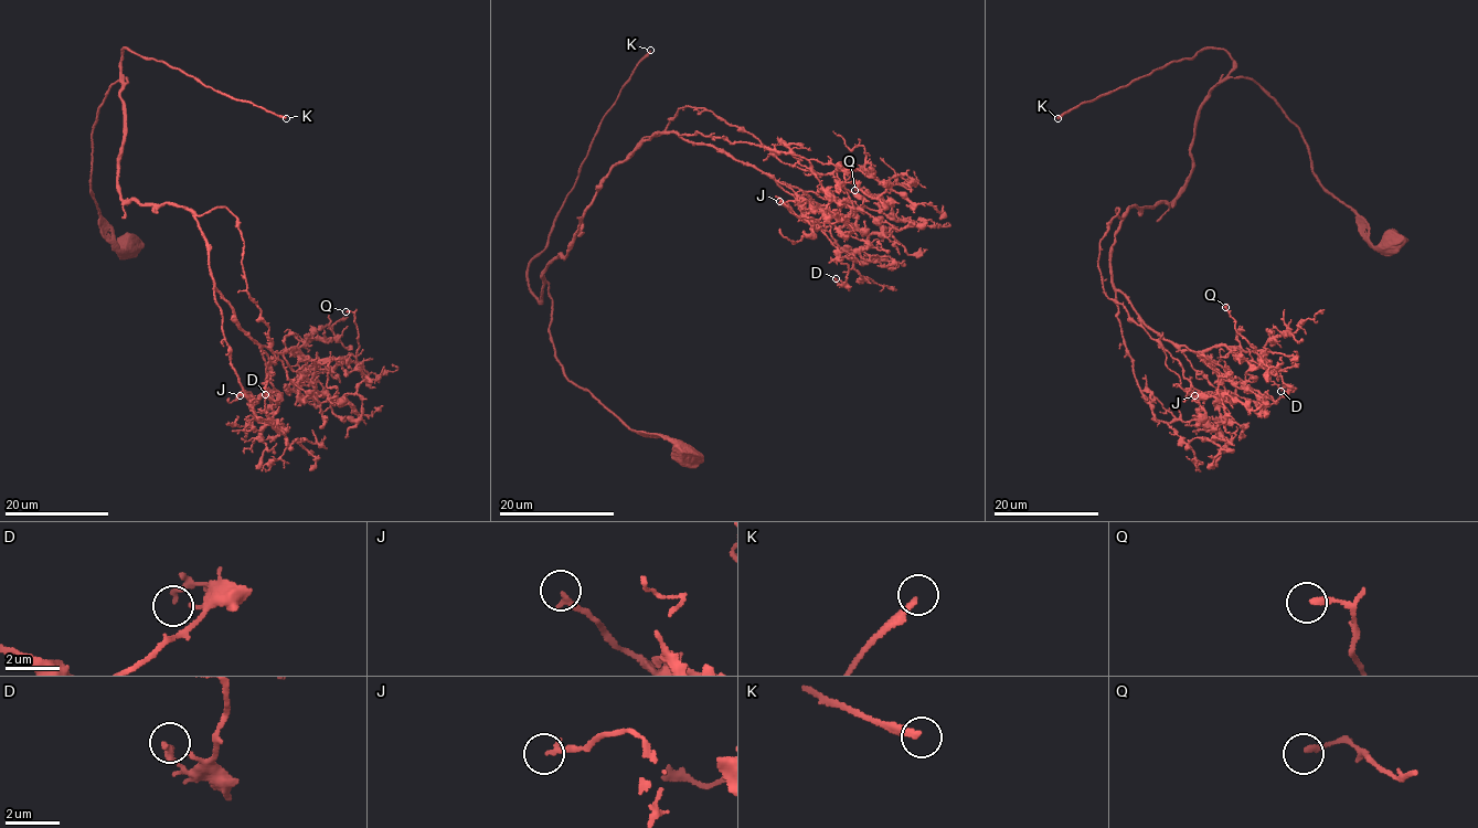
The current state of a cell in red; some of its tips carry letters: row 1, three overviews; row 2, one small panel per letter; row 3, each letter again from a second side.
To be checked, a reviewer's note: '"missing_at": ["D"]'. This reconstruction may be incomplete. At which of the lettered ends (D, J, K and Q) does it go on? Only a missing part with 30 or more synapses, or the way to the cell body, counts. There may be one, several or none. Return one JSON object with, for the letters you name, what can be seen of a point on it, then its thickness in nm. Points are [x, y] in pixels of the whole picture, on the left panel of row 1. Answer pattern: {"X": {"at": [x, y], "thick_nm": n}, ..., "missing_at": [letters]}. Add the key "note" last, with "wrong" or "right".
{"K": {"at": [286, 118], "thick_nm": 200}, "missing_at": ["K"], "note": "wrong"}

